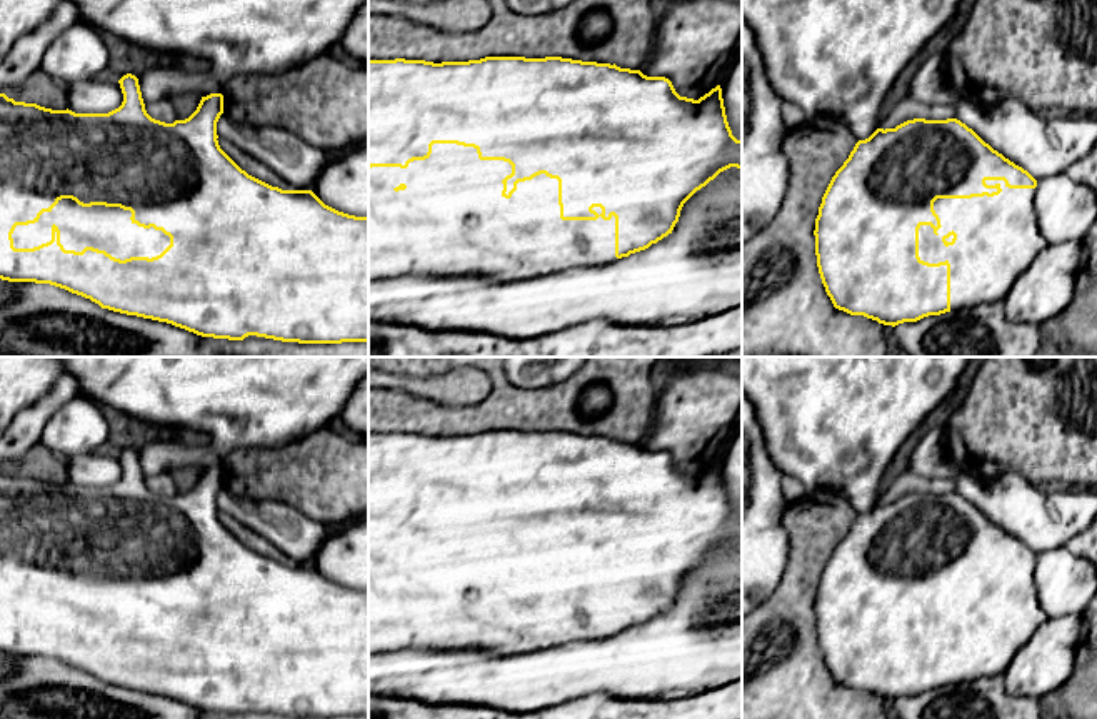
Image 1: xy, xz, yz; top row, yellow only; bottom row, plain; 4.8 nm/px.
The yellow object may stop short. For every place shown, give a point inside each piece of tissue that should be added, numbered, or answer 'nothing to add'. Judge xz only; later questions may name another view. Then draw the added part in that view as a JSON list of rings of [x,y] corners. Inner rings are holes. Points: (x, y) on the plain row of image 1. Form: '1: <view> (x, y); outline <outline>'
1: xz (452, 593); outline [[[433,517],[425,534],[407,542],[368,542],[368,656],[408,649],[472,647],[485,654],[525,654],[575,641],[604,641],[615,631],[615,591],[604,594],[562,594],[559,554],[545,547],[518,556],[510,572],[502,569],[502,554],[512,547],[503,534],[480,534],[477,522],[457,517]]]

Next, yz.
1: yz (997, 611); outline [[[985,554],[987,559],[999,557],[1002,566],[994,571],[972,571],[972,572],[937,572],[934,576],[934,584],[940,592],[940,602],[935,606],[930,599],[920,599],[919,602],[919,631],[924,636],[929,637],[939,637],[939,636],[949,636],[950,637],[950,686],[972,682],[980,677],[990,677],[990,676],[1004,676],[1009,664],[1014,661],[1015,652],[1032,637],[1032,634],[1042,626],[1042,622],[1047,619],[1040,602],[1039,594],[1035,589],[1035,562],[1009,562],[1004,554]]]

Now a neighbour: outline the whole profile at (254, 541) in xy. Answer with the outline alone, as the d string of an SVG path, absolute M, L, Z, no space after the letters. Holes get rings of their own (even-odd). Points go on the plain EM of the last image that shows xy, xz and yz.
M218 510L220 522L248 549L282 564L293 564L280 549L277 549L270 541L257 534L255 530L245 527L242 522L233 519L230 514Z

